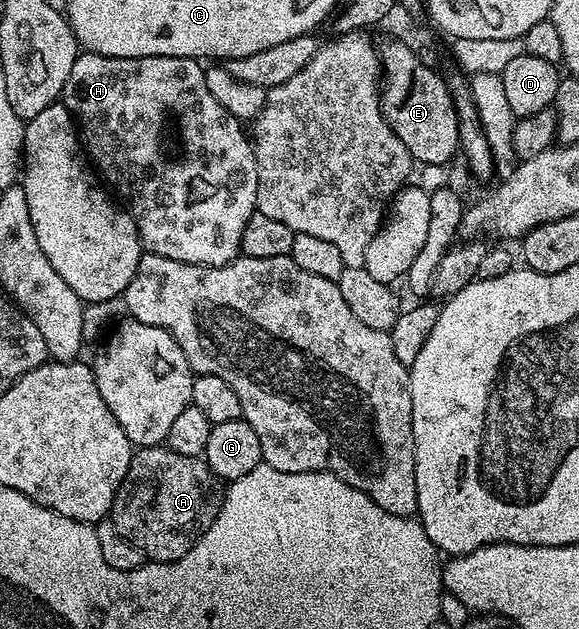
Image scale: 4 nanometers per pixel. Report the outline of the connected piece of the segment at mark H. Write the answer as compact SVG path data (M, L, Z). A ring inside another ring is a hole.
M82 51L77 57L75 66L71 66L71 74L67 74L67 82L65 83L65 90L63 93L63 103L66 110L71 113L77 125L78 133L83 141L83 147L92 163L95 165L96 171L103 177L106 185L114 184L117 187L117 192L126 200L127 211L133 217L137 224L137 233L141 236L141 243L145 252L154 252L163 258L171 258L179 262L187 262L188 264L202 264L208 268L218 268L224 264L231 263L232 260L238 259L241 250L241 239L243 238L243 230L247 227L247 218L251 218L254 212L257 211L257 187L259 186L259 174L257 173L257 163L255 162L255 154L253 153L253 146L250 137L241 129L242 121L237 119L231 113L224 109L223 106L215 100L210 90L207 90L207 78L205 77L206 69L200 67L198 61L191 56L140 56L139 58L115 58L114 56L100 56L94 52Z

